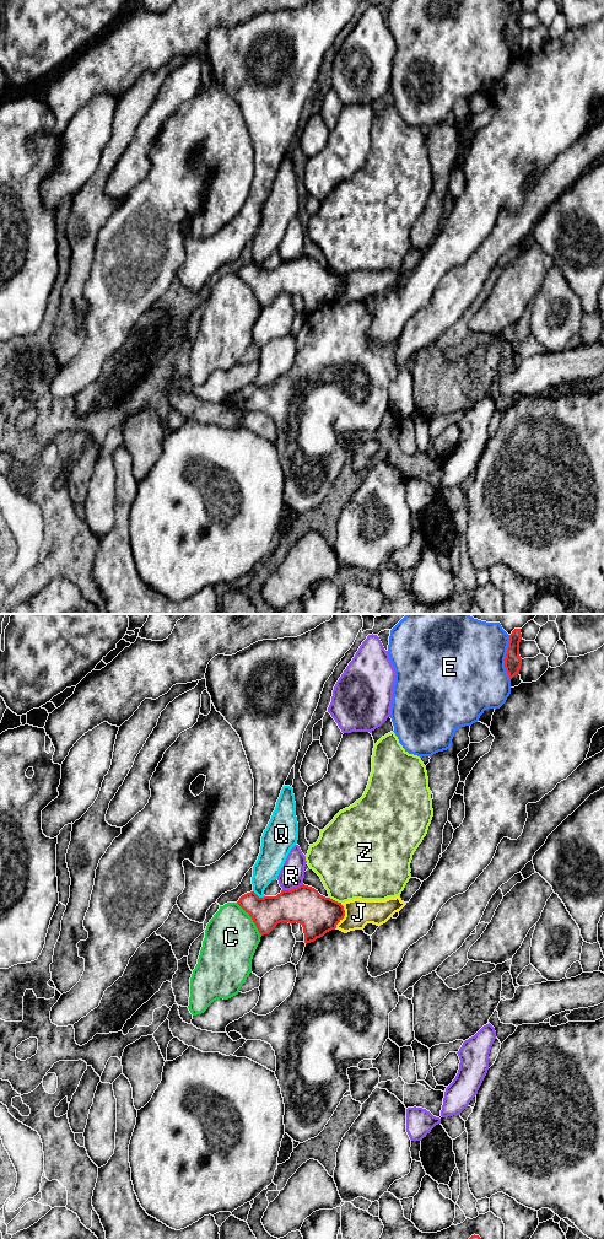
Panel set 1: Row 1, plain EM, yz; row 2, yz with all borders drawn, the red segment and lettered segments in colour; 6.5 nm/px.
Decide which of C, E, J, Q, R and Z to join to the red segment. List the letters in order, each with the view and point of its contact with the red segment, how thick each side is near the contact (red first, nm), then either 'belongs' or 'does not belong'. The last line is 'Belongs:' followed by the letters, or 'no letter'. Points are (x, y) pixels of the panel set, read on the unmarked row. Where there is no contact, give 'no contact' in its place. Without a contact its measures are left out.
C: yz (252, 290) | 200/360 nm | does not belong
E: yz (506, 28) | 110/460 nm | does not belong
J: yz (344, 286) | 260/180 nm | does not belong
Q: yz (258, 268) | 220/170 nm | does not belong
R: yz (294, 259) | 260/160 nm | does not belong
Z: yz (334, 271) | 260/420 nm | does not belong
Belongs: no letter

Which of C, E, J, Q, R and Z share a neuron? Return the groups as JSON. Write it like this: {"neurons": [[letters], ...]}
{"neurons": [["C"], ["E"], ["J"], ["Q"], ["R"], ["Z"]]}

